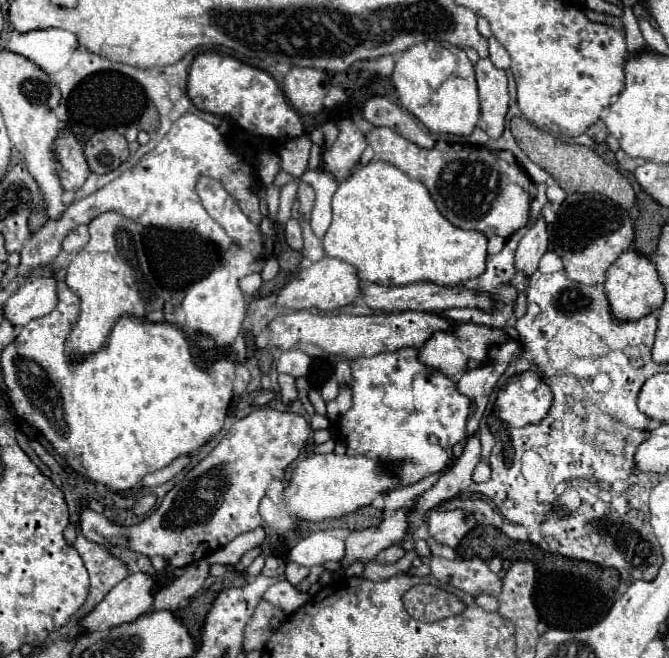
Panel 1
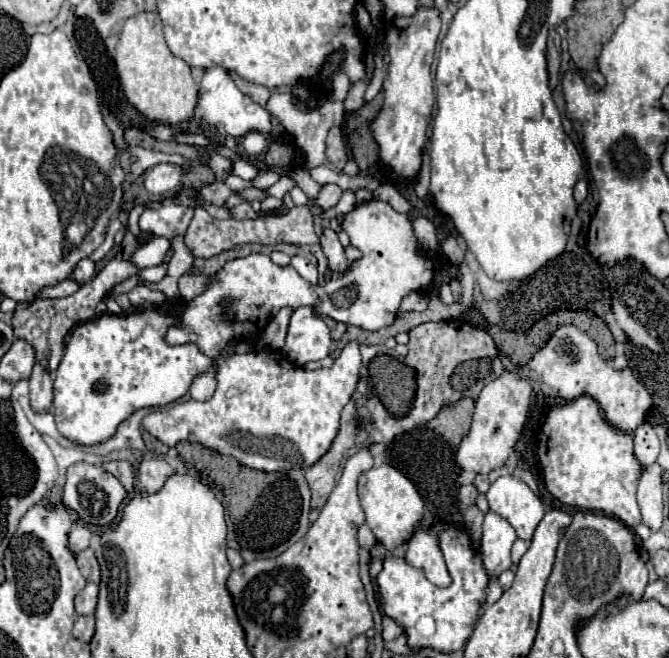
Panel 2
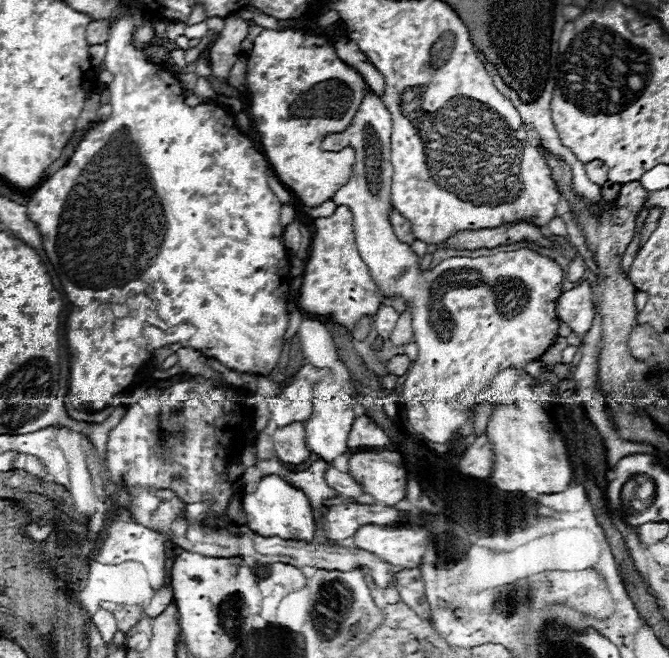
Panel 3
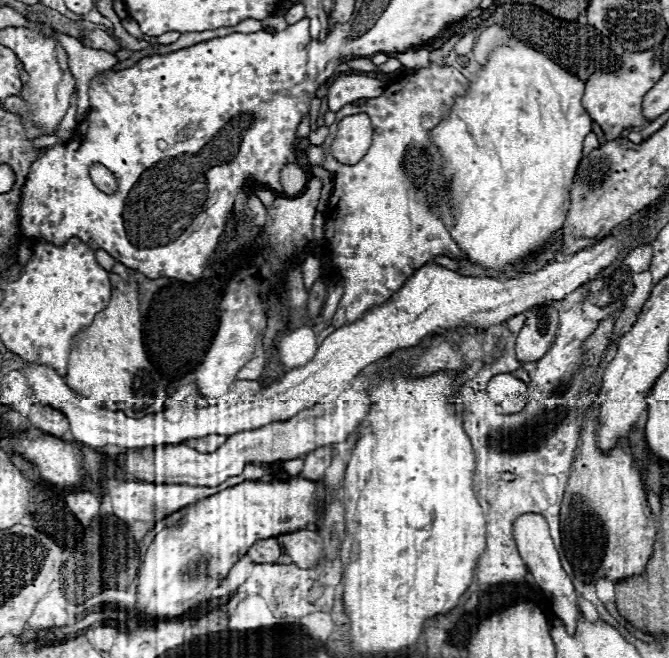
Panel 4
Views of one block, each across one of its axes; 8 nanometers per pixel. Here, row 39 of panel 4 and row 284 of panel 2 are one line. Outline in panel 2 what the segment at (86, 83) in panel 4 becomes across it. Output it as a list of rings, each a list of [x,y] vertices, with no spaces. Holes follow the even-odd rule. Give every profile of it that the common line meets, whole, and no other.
[[[64,280],[56,286],[48,286],[36,292],[36,298],[62,298],[62,296],[70,296],[78,290],[78,284],[74,280]]]

